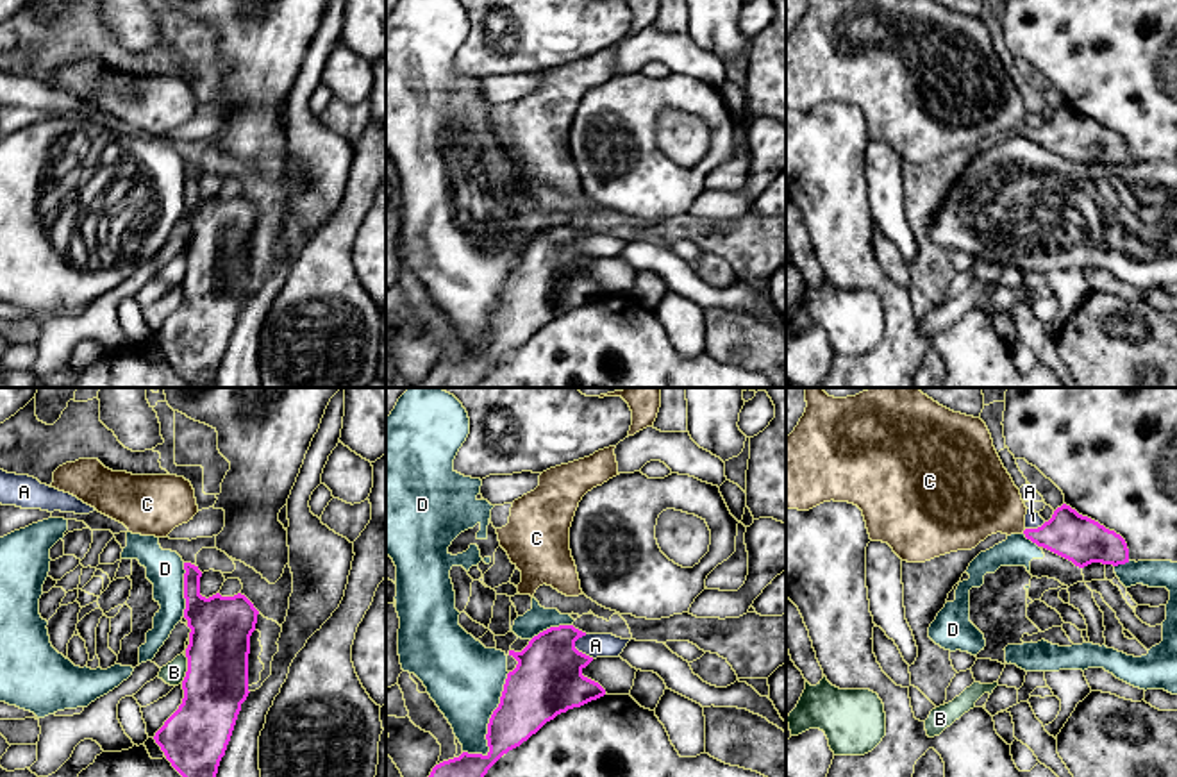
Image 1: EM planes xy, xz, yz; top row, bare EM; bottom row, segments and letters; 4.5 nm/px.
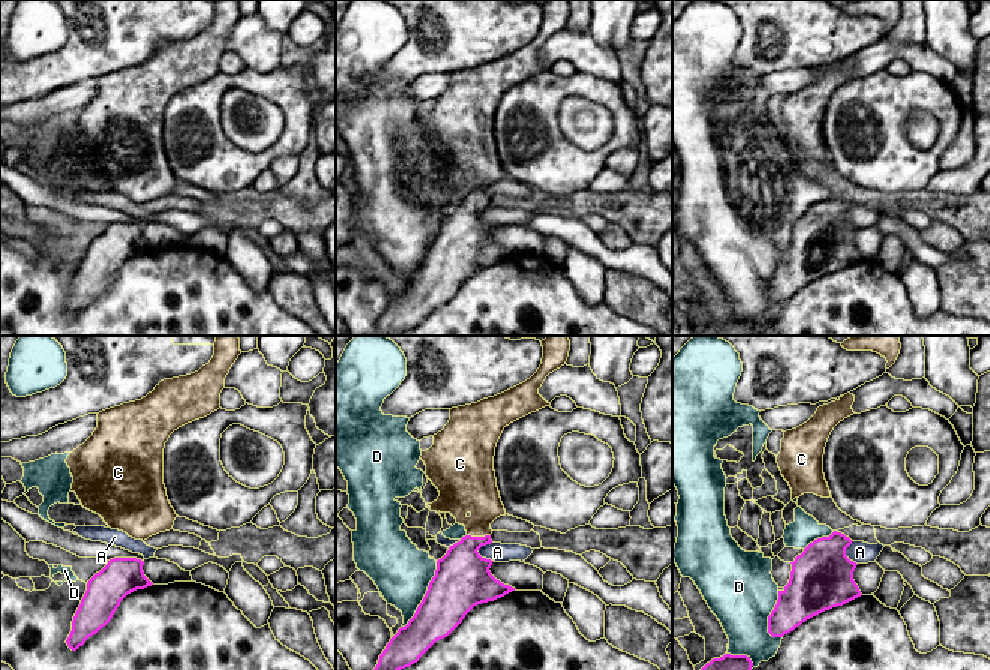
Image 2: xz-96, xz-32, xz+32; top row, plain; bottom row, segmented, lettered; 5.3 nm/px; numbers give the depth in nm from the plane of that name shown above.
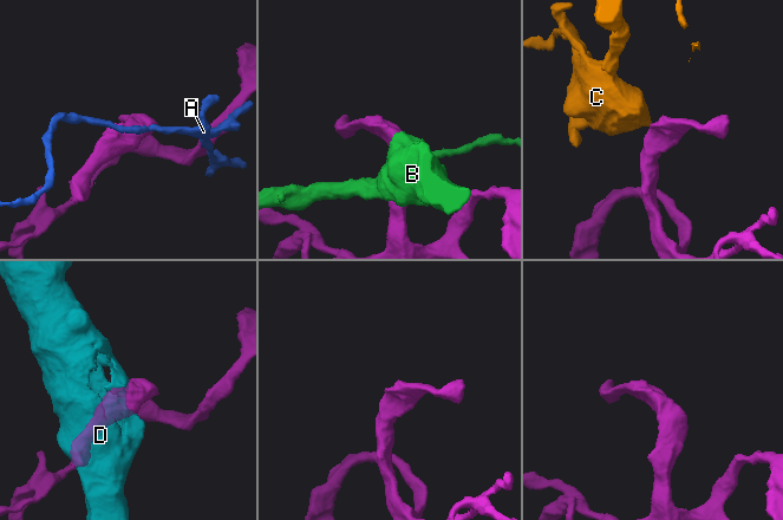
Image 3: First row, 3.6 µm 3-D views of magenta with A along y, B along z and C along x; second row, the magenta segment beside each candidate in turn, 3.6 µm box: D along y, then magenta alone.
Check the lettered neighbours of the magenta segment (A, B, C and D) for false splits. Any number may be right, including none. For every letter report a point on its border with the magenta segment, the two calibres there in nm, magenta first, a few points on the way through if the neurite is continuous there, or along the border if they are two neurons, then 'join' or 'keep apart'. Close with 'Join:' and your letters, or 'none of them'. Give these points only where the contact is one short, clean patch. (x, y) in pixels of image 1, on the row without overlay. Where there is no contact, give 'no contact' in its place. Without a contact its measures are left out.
A: xz (577, 250) | 320/110 nm | keep apart
B: xy (188, 270) | 280/100 nm | along xy (186, 256), (186, 275), (181, 283) | keep apart
C: yz (1024, 131) | 220/340 nm | across yz (1077, 138), (1024, 131), (997, 106), (979, 99) | join
D: xz (488, 324) | 280/340 nm | keep apart
Join: C

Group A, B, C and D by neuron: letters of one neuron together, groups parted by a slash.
A / B / C / D

